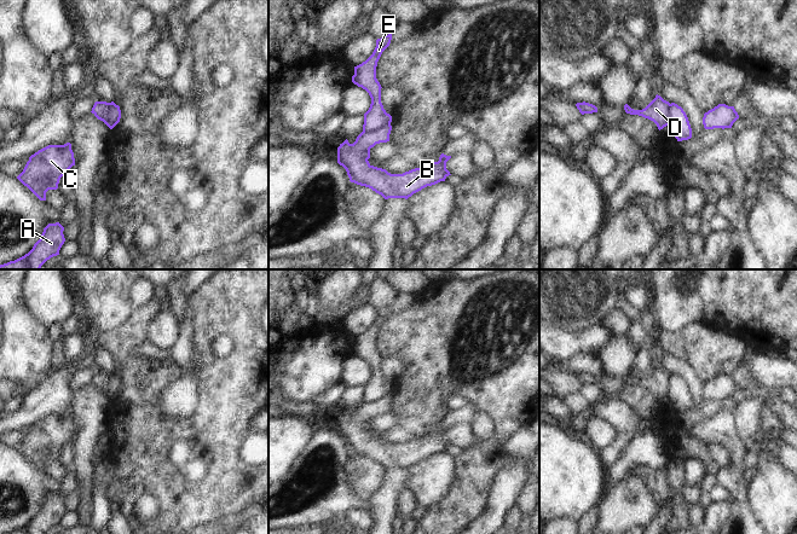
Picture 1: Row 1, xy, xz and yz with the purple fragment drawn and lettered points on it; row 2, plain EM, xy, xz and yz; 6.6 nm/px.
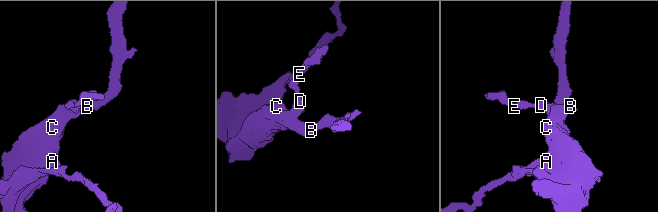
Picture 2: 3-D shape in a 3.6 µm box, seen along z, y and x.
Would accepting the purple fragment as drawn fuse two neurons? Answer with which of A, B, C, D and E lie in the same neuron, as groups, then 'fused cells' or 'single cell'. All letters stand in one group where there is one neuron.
A B C / D E; fused cells

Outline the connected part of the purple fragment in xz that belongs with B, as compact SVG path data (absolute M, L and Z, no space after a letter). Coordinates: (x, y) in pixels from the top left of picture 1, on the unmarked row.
M391 394L377 401L362 402L353 414L346 410L337 418L337 434L342 436L351 453L365 457L385 470L405 469L427 457L435 455L451 446L446 433L451 426L440 425L438 433L423 435L403 445L391 445L386 440L369 434L370 419L376 414L389 412Z

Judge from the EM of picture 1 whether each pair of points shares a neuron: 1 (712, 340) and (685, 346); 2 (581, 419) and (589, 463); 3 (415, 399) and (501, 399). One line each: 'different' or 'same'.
1: same
2: different
3: same

